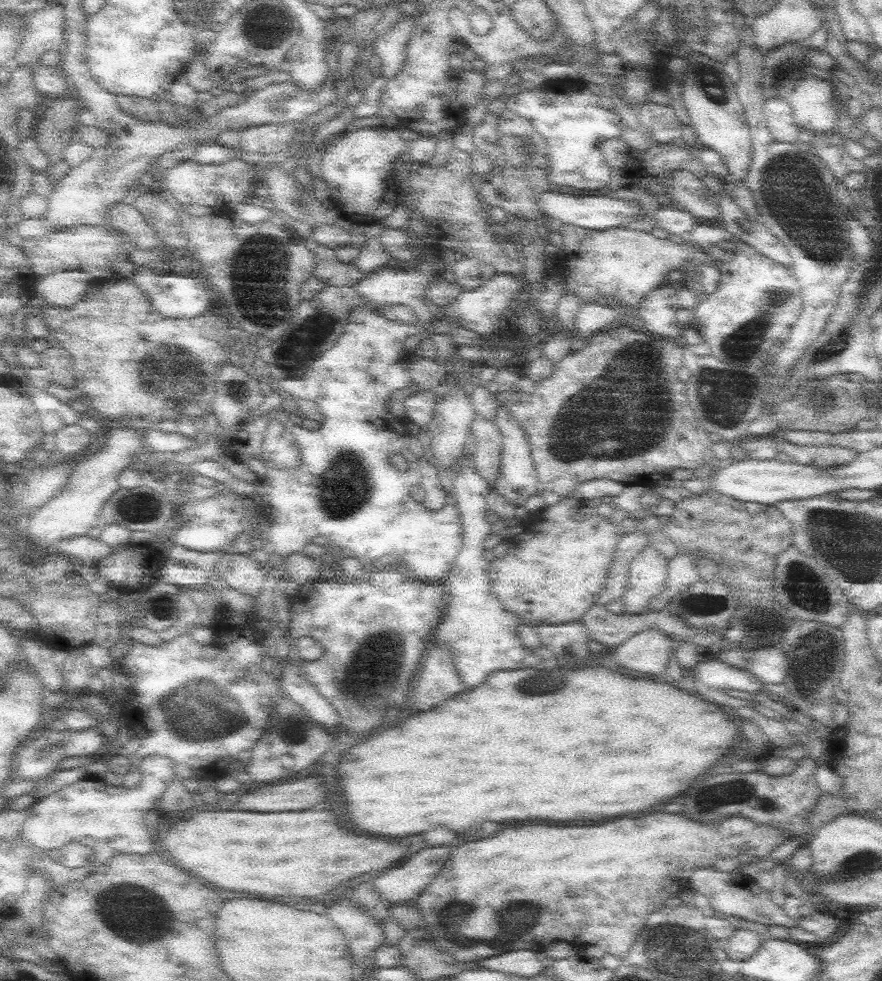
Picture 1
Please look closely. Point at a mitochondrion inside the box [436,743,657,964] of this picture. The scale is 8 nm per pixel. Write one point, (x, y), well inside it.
(529, 905)

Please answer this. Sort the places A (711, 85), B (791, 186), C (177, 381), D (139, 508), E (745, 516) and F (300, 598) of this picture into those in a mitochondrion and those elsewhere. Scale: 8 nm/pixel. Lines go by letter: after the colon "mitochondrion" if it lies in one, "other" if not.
A: mitochondrion
B: mitochondrion
C: mitochondrion
D: mitochondrion
E: other
F: other

